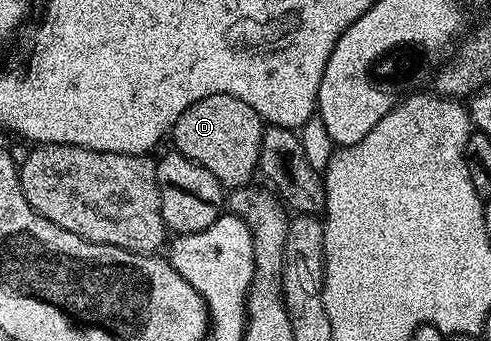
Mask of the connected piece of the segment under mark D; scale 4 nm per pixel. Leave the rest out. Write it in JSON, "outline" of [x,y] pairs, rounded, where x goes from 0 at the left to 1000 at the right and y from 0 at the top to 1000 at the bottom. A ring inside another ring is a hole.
{"outline":[[[428,279],[409,284],[360,343],[346,405],[356,408],[354,440],[363,452],[409,484],[409,496],[426,496],[456,554],[485,554],[505,545],[511,510],[521,510],[538,370],[532,340],[499,296],[473,279]]]}

